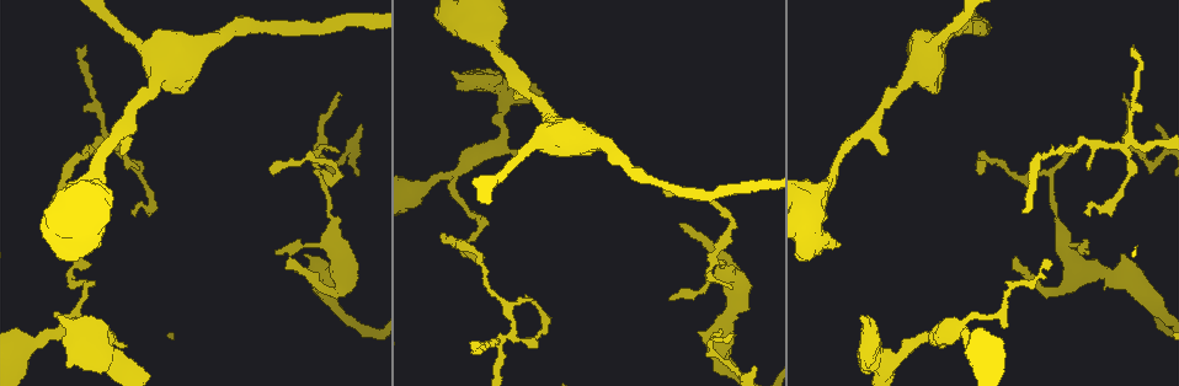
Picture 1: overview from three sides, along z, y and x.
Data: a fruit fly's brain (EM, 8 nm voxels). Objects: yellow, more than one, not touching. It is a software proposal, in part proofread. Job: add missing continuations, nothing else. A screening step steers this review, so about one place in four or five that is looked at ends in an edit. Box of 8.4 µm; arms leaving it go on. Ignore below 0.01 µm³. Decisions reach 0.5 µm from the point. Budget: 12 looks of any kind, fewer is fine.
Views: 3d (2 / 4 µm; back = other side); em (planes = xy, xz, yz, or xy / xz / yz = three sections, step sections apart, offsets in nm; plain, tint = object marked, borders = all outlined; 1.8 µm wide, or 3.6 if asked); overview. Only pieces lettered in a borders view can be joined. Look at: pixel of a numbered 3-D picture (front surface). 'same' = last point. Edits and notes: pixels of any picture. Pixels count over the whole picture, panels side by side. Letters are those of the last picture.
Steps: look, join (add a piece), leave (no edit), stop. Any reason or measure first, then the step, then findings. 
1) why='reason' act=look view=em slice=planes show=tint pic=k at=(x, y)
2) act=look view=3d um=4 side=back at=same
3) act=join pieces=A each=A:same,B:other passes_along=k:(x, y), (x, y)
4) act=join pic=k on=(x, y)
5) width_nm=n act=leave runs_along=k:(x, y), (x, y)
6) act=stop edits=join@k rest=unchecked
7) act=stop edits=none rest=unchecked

why='stops while still wide' act=look view=em slice=planes show=borders pic=1 at=(867, 367)

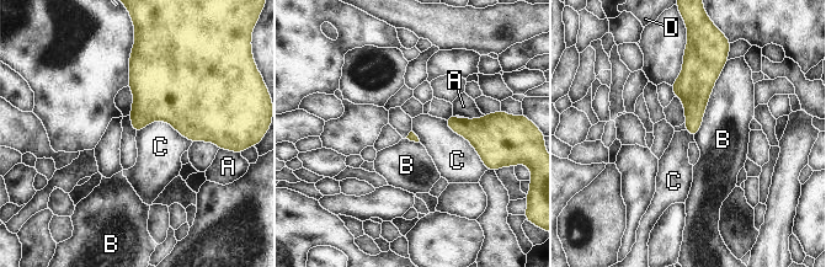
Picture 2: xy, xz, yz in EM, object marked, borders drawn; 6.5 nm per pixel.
act=leave each=A:other,B:other,C:other,D:other border=2:(136, 133), (166, 121), (192, 142) found='none of them fits'

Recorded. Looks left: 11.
why='thin end' act=look view=em slice=yz step=4 show=tint pic=1 at=(1023, 210)

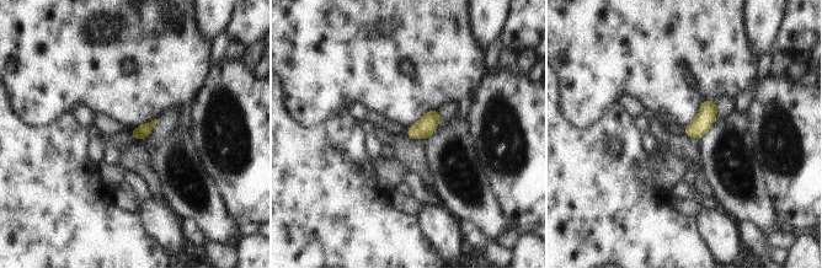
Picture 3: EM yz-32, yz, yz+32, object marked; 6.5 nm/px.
why='another direction' act=look view=em slice=planes show=tint at=same

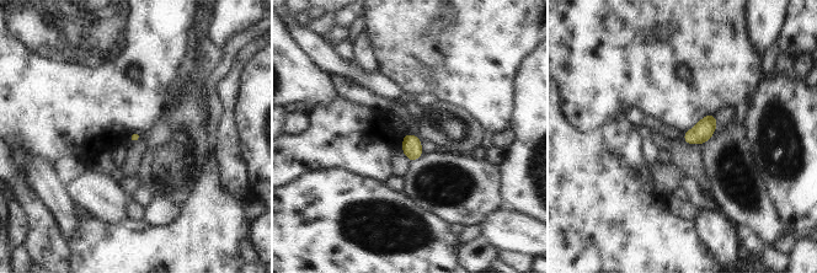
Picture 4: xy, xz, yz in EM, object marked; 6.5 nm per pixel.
act=look view=em slice=planes show=borders at=same

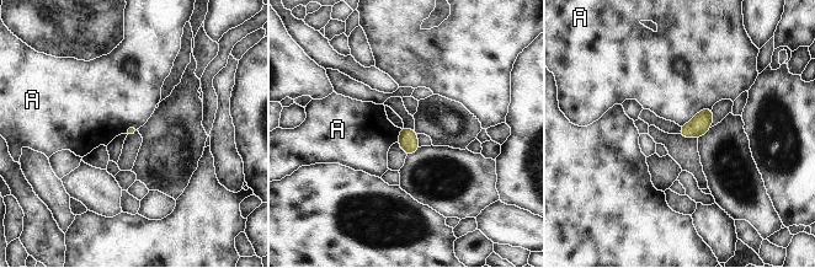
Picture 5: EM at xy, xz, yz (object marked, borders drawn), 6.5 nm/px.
act=leave each=A:other border=5:(712, 107), (704, 107), (681, 127) found='no lettered piece goes on from it'

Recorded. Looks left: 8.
why='branch stops here' act=look view=em slice=yz step=4 show=tint pic=1 at=(287, 267)

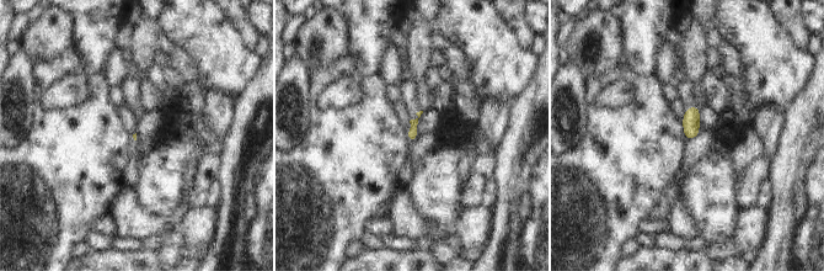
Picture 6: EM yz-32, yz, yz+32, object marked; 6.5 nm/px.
act=look view=em slice=planes show=borders at=same

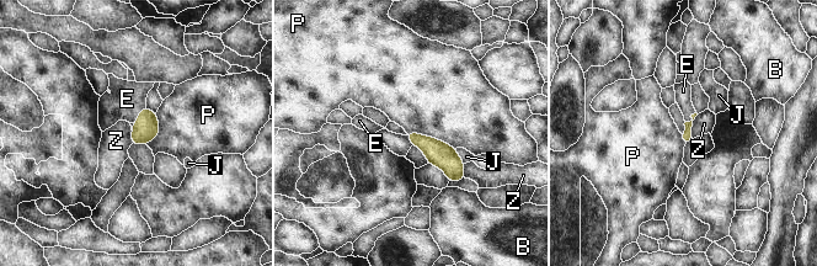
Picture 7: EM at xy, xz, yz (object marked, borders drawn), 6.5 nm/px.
act=join pieces=E each=B:other,E:same,J:other,P:other,Z:other passes_along=7:(145, 128), (139, 116), (127, 99) found='the neuron continues'

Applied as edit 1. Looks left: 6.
why='sharp bend' act=look view=em um=3.6 slice=yz step=4 show=plain pic=1 at=(735, 297)

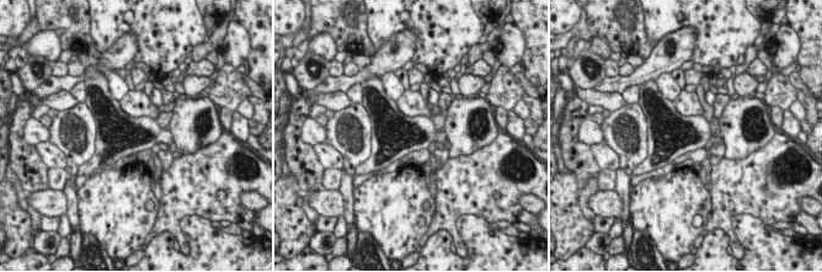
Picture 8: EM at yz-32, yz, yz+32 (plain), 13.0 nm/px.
act=look view=em um=3.6 slice=yz step=4 show=tint at=same

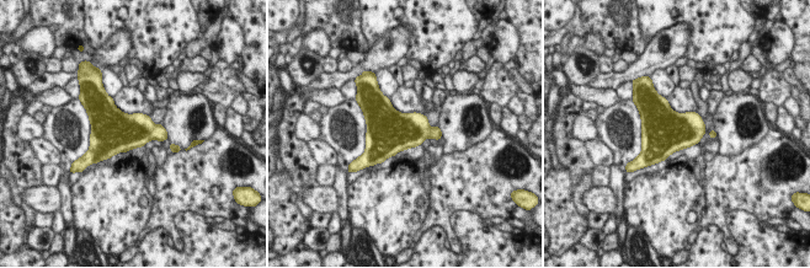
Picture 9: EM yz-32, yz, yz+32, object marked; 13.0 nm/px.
why='what lies round it' act=look view=em um=3.6 slice=yz step=4 show=borders at=same

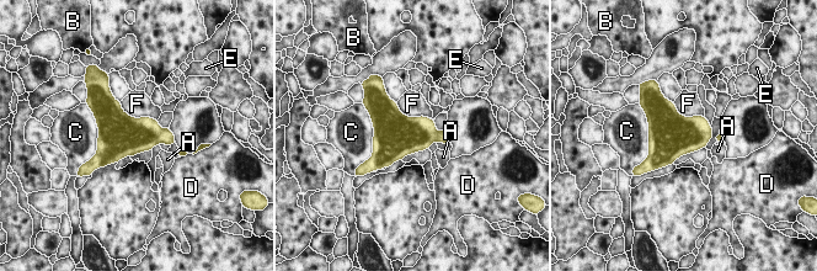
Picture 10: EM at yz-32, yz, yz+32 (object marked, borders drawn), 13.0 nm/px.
act=leave each=A:other,B:other,C:other,D:other,E:other,F:other found='no lettered piece goes on from it'

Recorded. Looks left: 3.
why='sharp bend' act=look view=em slice=xy step=4 show=tint pic=1 at=(726, 362)

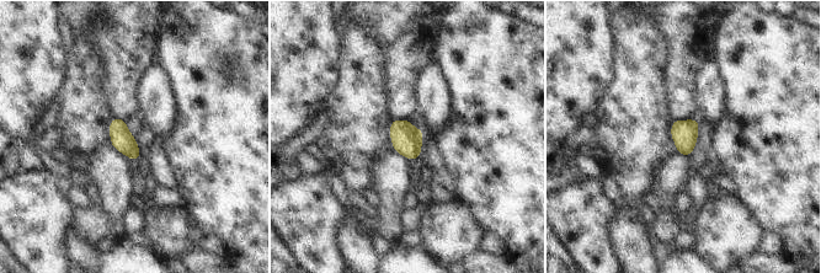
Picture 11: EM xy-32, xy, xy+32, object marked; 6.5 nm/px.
why='cut it another way' act=look view=em slice=planes show=tint at=same

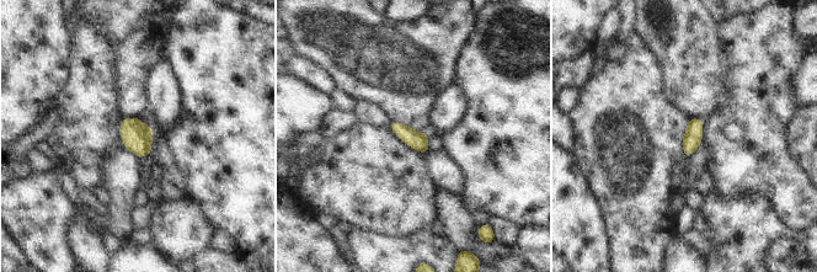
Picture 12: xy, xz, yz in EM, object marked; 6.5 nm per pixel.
why='what lies round it' act=look view=em slice=planes show=borders at=same

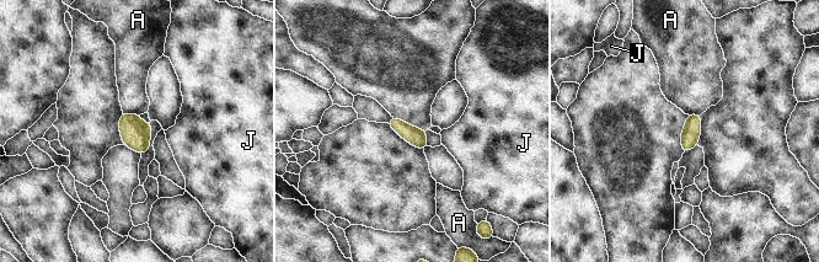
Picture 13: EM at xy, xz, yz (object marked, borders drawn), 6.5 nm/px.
act=leave each=A:other,J:other border=13:(123, 112), (139, 115) found='no lettered piece goes on from it'

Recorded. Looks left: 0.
act=stop edits=join@7 rest=unchecked

